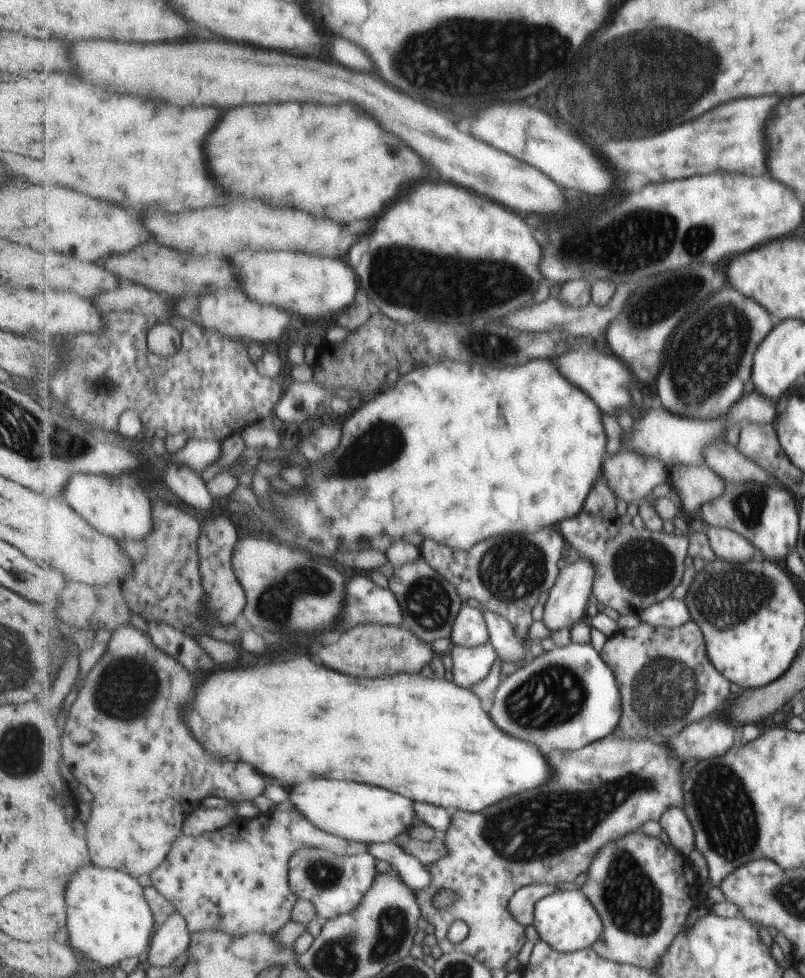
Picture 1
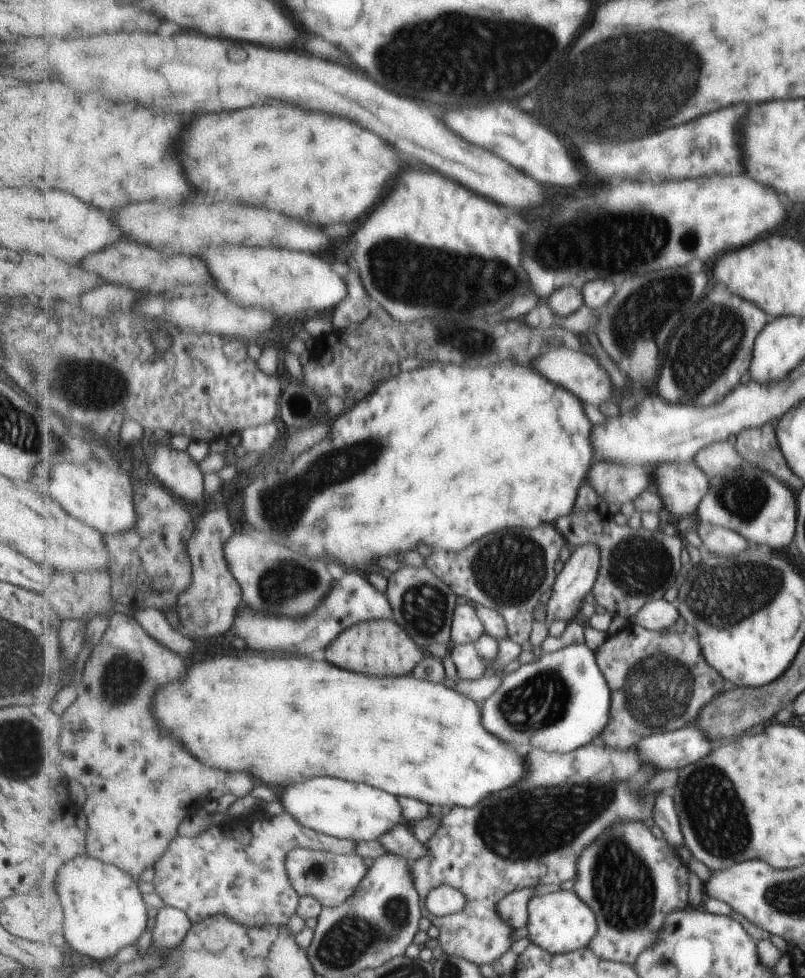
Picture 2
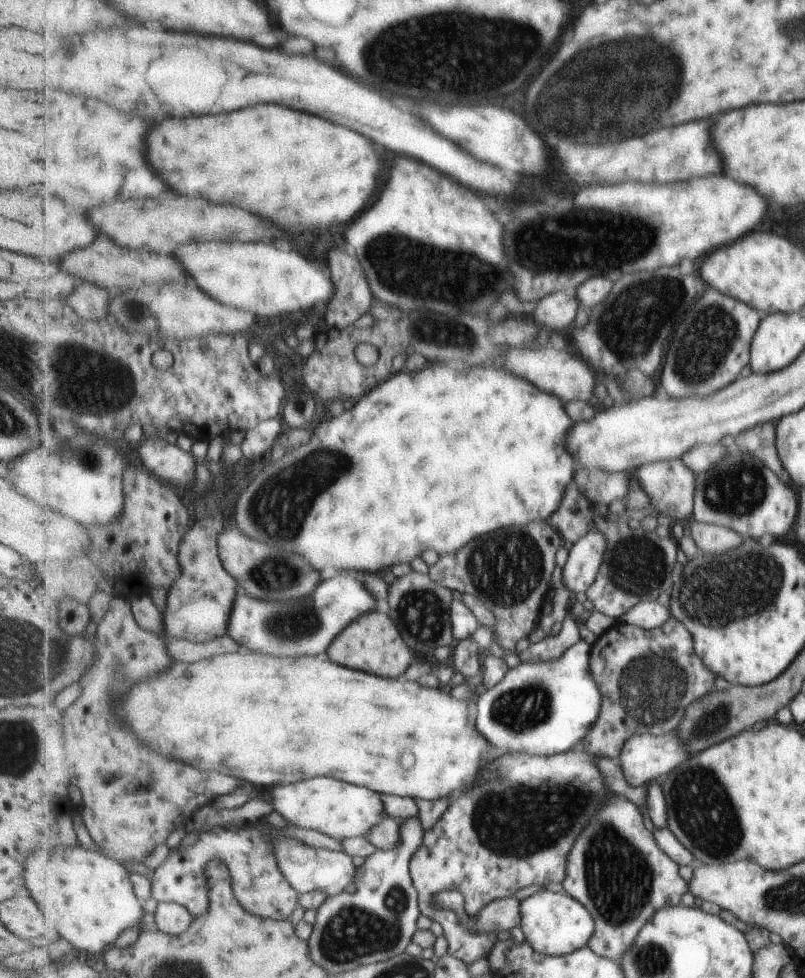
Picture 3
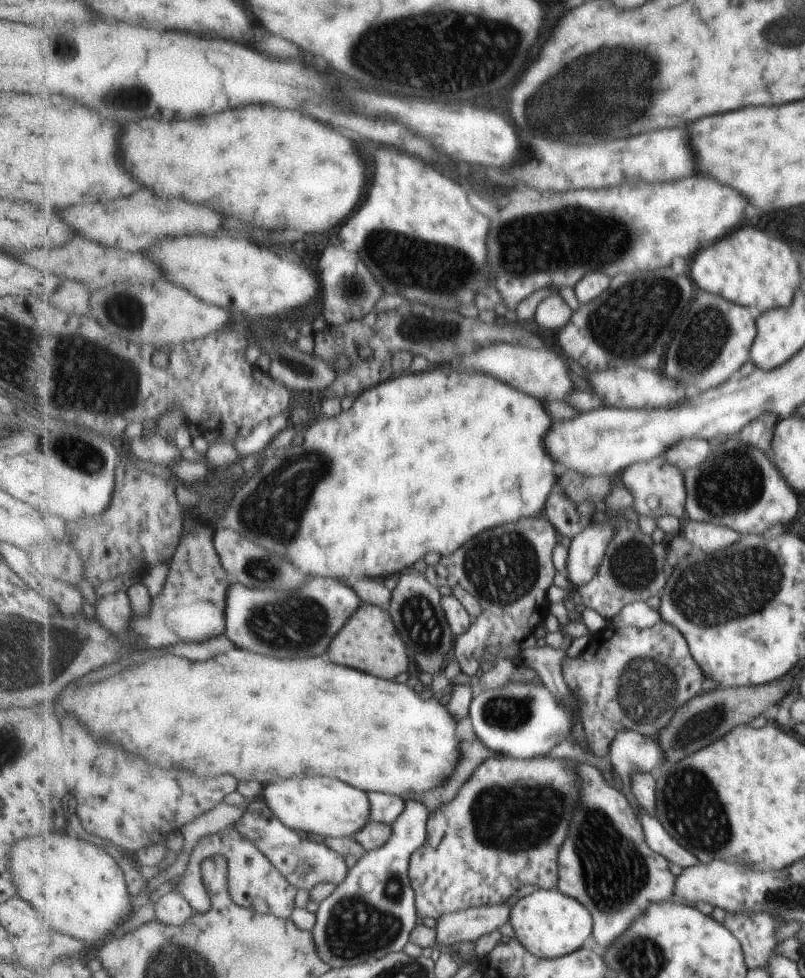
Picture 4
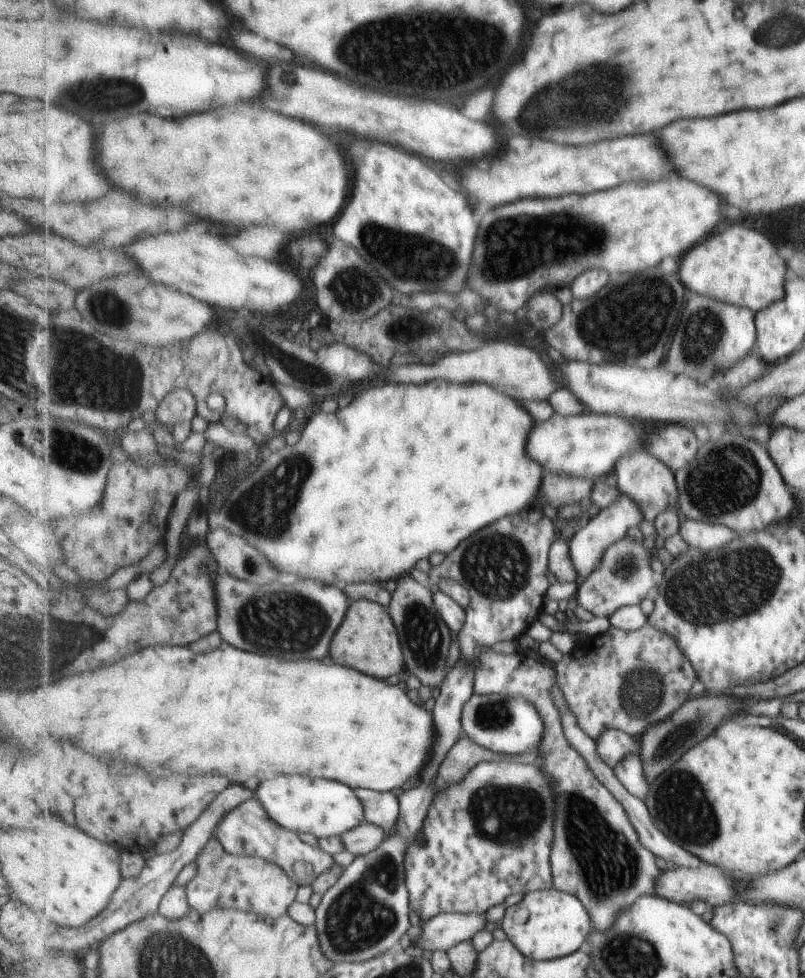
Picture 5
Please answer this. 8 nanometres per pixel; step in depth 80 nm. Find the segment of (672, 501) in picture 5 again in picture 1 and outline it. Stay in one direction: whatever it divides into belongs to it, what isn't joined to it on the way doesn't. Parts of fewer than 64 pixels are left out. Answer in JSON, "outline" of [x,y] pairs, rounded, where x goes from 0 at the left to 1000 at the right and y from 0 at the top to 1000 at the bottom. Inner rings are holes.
{"outline":[[[876,475],[832,478],[834,500],[842,503],[850,528],[860,530],[871,515],[891,509],[899,500],[899,493]]]}

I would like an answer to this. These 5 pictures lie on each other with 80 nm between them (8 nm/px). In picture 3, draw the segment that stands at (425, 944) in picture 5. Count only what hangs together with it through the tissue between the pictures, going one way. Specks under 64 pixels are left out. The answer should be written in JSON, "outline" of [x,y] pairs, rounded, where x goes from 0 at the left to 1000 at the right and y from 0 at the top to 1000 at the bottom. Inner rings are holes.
{"outline":[[[635,916],[607,923],[591,938],[578,933],[570,939],[574,947],[589,954],[619,954],[646,947],[646,926]]]}

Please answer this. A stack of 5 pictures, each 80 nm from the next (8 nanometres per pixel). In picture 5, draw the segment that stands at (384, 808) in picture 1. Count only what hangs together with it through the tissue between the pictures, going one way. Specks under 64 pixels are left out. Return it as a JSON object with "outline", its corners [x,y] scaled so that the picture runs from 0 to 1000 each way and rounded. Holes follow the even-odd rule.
{"outline":[[[347,793],[342,798],[327,800],[319,808],[316,809],[317,816],[324,821],[332,832],[344,843],[355,848],[376,851],[376,853],[388,853],[394,858],[422,856],[446,846],[455,838],[455,828],[451,819],[429,802],[421,802],[416,798],[404,798],[404,796],[386,796],[386,793]]]}

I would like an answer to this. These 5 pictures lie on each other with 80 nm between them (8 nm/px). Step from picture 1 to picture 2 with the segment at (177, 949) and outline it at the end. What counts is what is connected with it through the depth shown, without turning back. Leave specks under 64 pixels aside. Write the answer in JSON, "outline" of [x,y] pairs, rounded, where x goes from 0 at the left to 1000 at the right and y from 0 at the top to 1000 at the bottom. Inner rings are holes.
{"outline":[[[204,926],[193,934],[193,940],[186,962],[204,973],[227,964],[240,947],[235,936],[220,927]]]}

